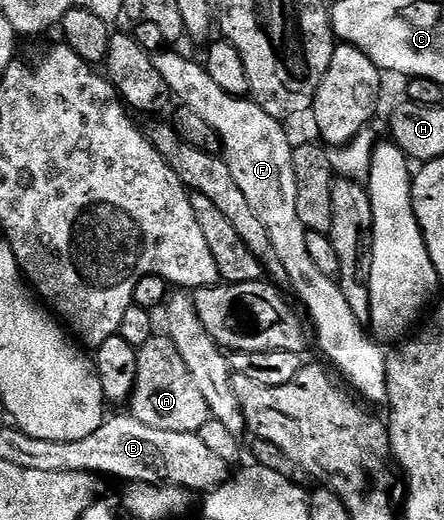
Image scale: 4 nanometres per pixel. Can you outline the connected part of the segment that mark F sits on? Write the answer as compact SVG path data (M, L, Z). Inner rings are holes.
M164 51L154 54L155 66L161 74L161 79L169 83L169 91L172 98L182 108L194 111L200 119L205 119L223 144L221 156L223 161L232 172L233 179L237 182L237 187L244 192L245 199L252 205L253 211L261 223L265 224L269 237L273 242L273 247L277 250L277 257L281 259L282 266L285 267L287 281L295 289L298 299L305 305L304 310L310 319L313 333L317 335L317 345L322 353L341 371L342 375L359 391L358 396L364 402L386 404L388 397L388 377L387 359L384 348L370 334L363 329L353 311L350 310L349 303L345 300L345 295L341 291L338 282L318 270L316 263L310 258L305 239L308 232L301 222L301 217L297 212L297 179L296 169L293 167L293 140L289 134L283 130L284 122L280 118L269 115L269 111L262 109L259 104L247 97L234 97L229 95L209 75L206 64L190 61L187 57L182 57L179 53Z

